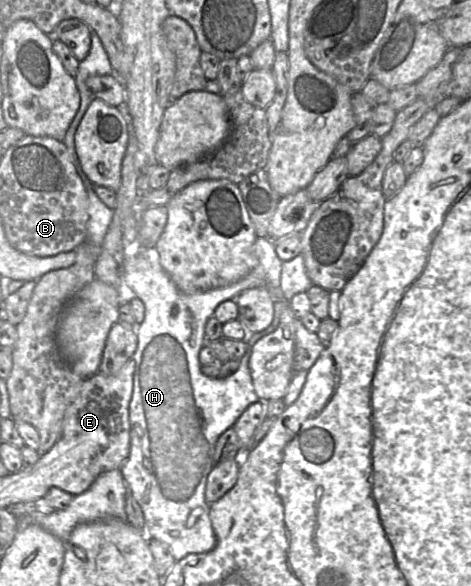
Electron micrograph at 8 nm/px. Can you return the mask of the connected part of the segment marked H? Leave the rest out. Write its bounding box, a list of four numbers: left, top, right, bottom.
[121,237,282,561]

